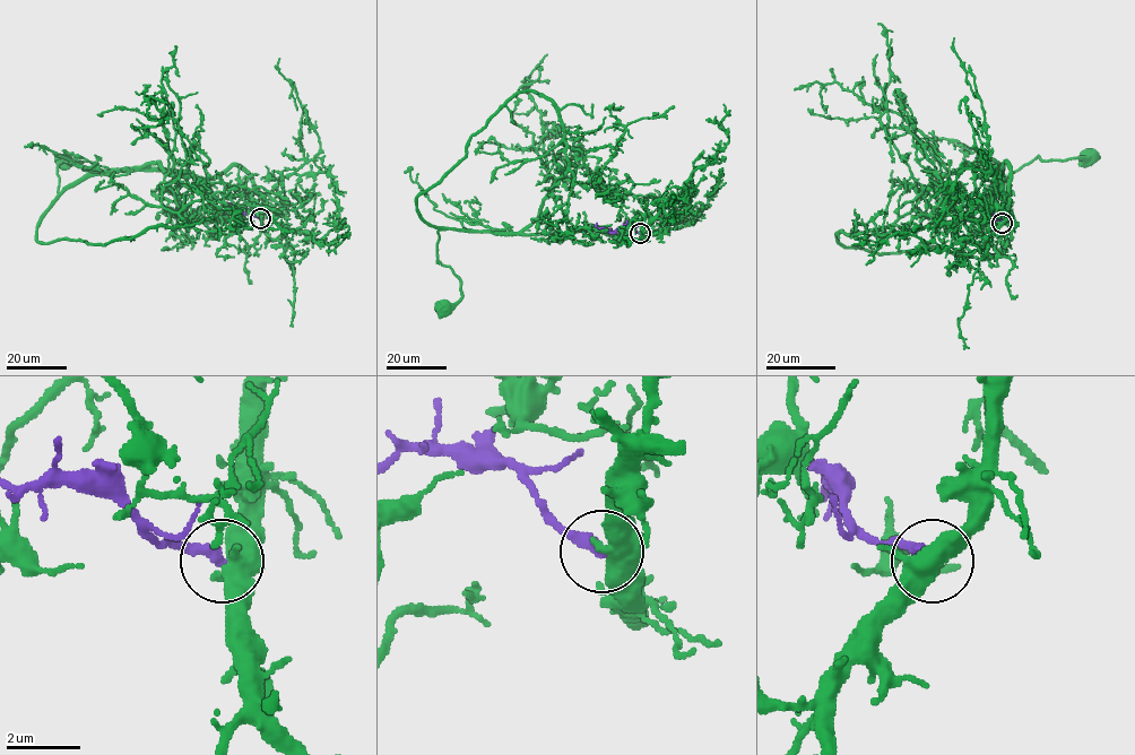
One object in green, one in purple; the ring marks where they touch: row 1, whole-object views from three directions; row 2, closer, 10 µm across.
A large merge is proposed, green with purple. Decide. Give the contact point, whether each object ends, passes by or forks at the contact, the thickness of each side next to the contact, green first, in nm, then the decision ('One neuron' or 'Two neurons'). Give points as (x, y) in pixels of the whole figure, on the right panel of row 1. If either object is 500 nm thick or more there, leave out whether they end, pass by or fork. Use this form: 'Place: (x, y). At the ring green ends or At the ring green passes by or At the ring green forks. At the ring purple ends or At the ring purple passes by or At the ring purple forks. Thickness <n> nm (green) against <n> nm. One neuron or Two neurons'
Place: (1002, 223). Thickness 500 nm (green) against 360 nm. Two neurons

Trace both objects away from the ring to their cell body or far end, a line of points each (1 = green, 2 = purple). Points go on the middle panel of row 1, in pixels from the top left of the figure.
1: (640, 233), (640, 240), (621, 241), (597, 230), (441, 228), (436, 259), (460, 281), (461, 297), (444, 307)
2: (640, 233), (629, 225), (608, 232), (597, 227), (597, 223)

